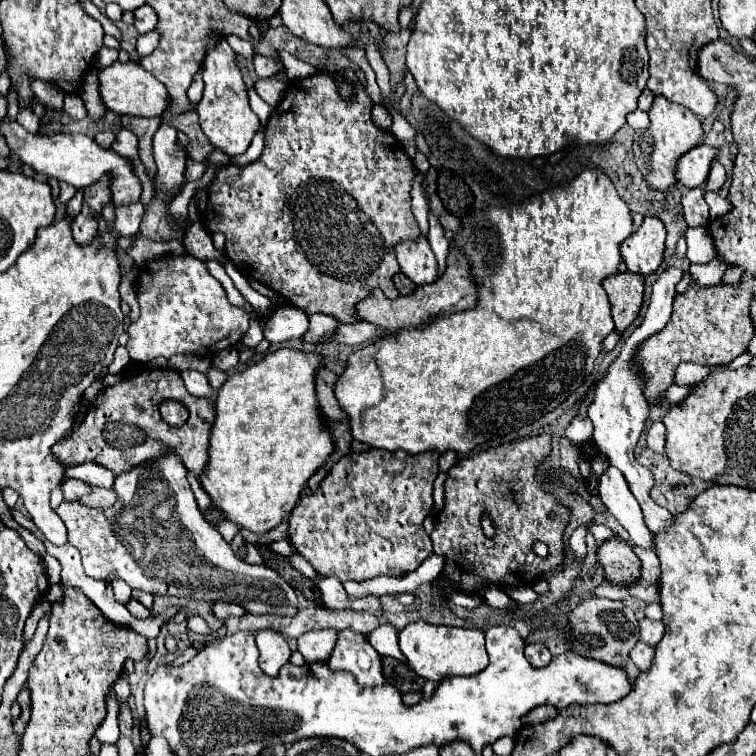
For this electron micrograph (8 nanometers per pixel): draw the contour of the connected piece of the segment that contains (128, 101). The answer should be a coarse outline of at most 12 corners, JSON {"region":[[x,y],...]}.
{"region":[[138,63],[100,71],[104,105],[162,117],[168,89]]}

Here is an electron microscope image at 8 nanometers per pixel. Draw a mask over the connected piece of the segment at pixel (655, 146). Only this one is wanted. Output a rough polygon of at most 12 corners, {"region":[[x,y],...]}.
{"region":[[654,97],[634,159],[650,187],[676,185],[678,159],[702,141],[698,117]]}

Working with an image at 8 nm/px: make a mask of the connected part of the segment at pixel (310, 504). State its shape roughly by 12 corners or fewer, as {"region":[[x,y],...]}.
{"region":[[368,449],[304,487],[288,539],[338,581],[432,555],[438,451]]}

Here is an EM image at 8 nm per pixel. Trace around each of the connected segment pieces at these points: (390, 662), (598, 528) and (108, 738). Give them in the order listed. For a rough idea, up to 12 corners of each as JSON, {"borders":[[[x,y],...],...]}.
{"borders":[[[382,659],[386,683],[400,693],[422,691],[424,679],[406,663]],[[590,523],[594,537],[600,543],[620,539],[612,529],[600,523]],[[114,691],[108,695],[108,715],[96,729],[100,743],[116,743],[120,737]]]}

